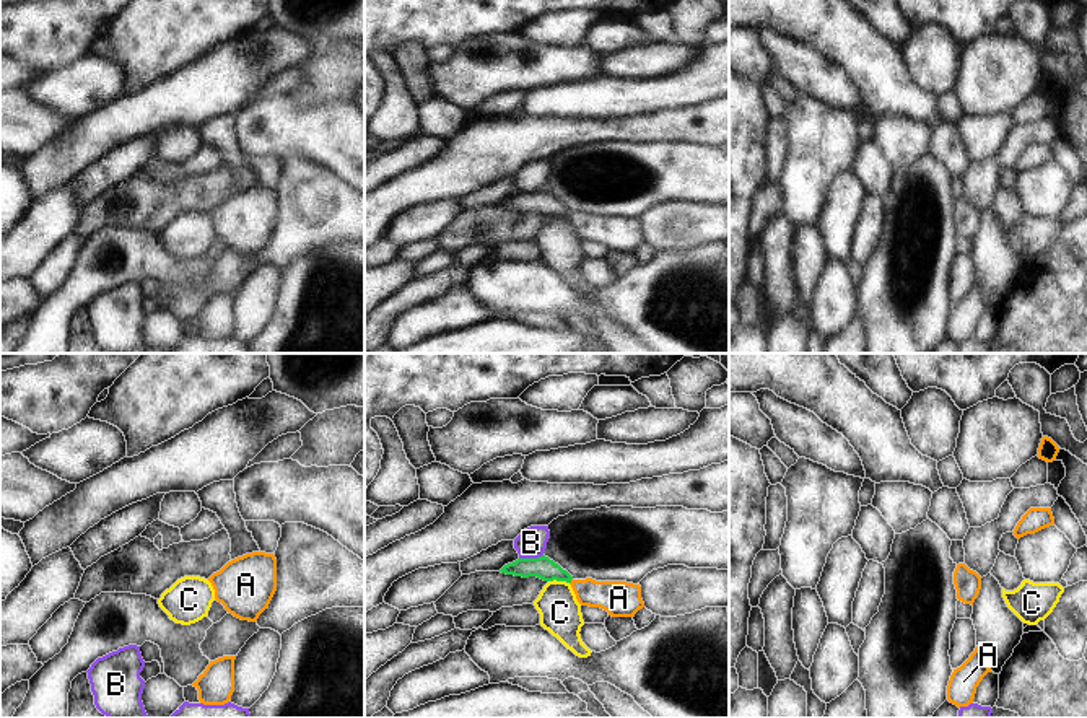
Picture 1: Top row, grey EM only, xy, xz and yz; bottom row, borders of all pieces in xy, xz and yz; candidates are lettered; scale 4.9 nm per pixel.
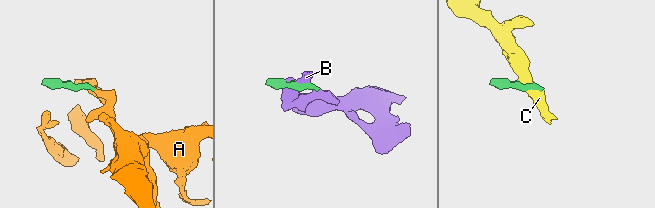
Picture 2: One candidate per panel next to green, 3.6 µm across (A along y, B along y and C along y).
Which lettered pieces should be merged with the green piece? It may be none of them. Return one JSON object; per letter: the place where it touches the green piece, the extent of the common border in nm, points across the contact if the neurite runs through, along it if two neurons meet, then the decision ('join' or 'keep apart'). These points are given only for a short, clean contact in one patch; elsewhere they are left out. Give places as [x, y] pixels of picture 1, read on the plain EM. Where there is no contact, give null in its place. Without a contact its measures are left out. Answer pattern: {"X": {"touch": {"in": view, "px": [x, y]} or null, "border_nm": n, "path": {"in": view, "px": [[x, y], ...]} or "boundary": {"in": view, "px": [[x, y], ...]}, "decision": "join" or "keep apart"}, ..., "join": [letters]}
{"A": {"touch": {"in": "xz", "px": [570, 217]}, "border_nm": 30, "path": {"in": "xz", "px": [[542, 202], [563, 210], [570, 217], [591, 228], [617, 233]]}, "decision": "join"}, "B": {"touch": {"in": "xz", "px": [531, 194]}, "border_nm": 120, "decision": "keep apart"}, "C": {"touch": {"in": "xz", "px": [558, 215]}, "border_nm": 110, "boundary": {"in": "xz", "px": [[549, 215], [565, 215], [568, 218]]}, "decision": "keep apart"}, "join": ["A"]}

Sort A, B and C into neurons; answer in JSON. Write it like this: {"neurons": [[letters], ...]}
{"neurons": [["A"], ["B"], ["C"]]}

